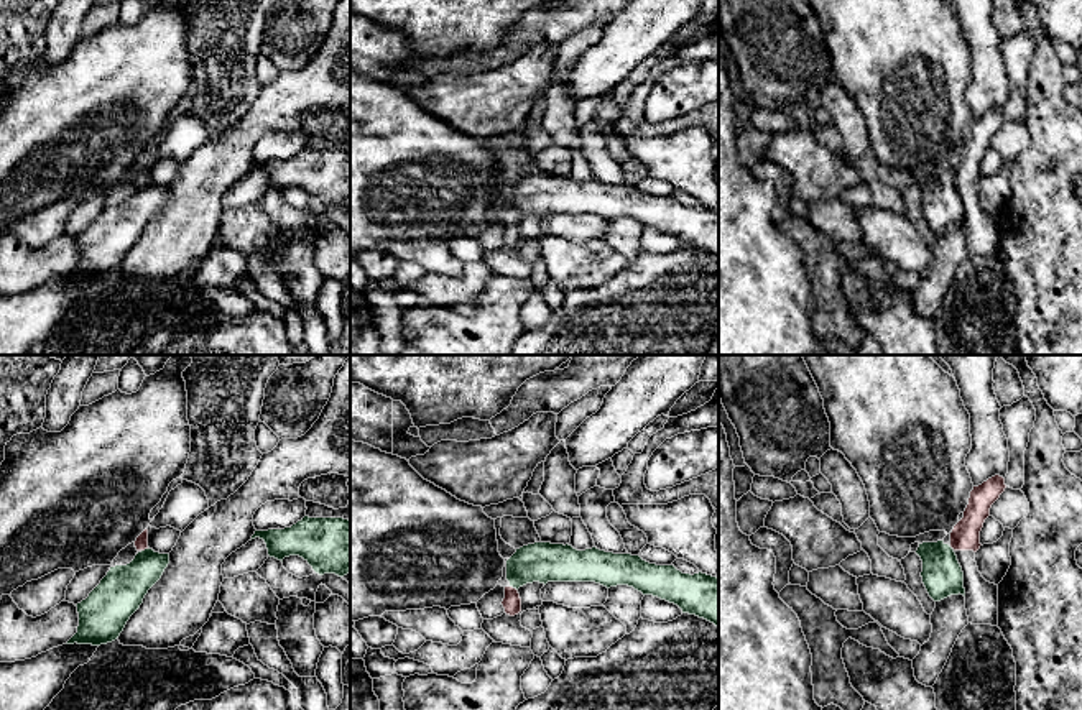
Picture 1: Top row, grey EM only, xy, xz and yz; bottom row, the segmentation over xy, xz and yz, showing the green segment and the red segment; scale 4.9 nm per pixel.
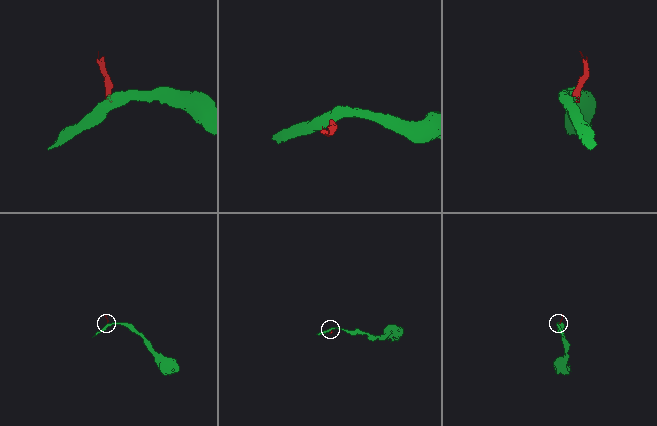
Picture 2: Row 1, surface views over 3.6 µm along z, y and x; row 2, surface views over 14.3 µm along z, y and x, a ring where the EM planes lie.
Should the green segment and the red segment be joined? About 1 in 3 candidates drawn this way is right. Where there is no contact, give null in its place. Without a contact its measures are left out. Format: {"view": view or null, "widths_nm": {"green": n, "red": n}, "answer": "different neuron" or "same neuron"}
{"view": "xz", "widths_nm": {"green": 200, "red": 90}, "answer": "different neuron"}

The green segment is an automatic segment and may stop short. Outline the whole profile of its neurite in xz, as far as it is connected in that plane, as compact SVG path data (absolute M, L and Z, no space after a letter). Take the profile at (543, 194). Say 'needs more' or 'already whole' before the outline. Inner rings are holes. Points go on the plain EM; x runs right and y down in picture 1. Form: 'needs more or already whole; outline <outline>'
already whole; outline M534 174L516 181L506 192L506 212L516 222L533 214L595 214L607 220L628 217L719 258L717 209L682 205L674 197L650 196L640 187Z

